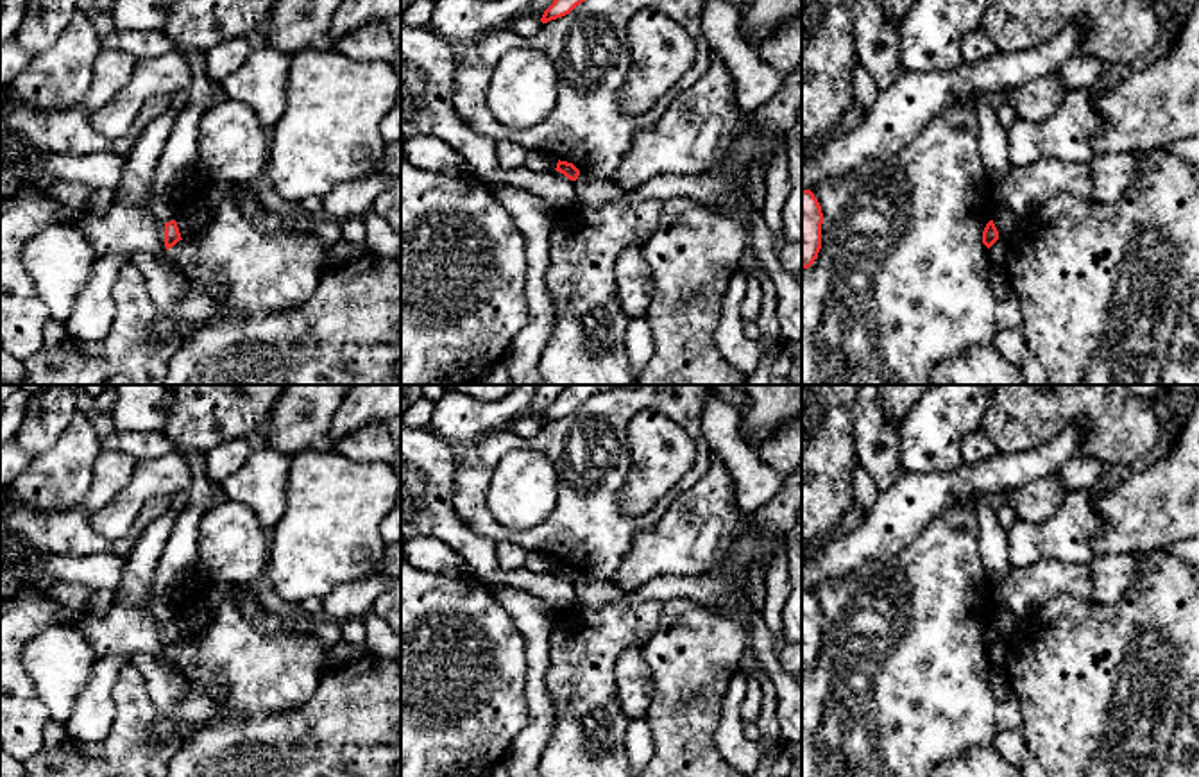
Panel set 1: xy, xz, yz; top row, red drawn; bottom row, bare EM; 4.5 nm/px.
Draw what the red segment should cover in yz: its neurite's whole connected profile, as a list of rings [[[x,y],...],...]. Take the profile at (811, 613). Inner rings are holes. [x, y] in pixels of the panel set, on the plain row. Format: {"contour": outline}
{"contour": [[[802,591],[802,670],[809,670],[821,650],[823,614],[811,591]]]}

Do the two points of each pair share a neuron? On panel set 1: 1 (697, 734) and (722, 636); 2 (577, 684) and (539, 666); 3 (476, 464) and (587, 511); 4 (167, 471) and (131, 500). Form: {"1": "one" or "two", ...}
{"1": "one", "2": "two", "3": "one", "4": "one"}

